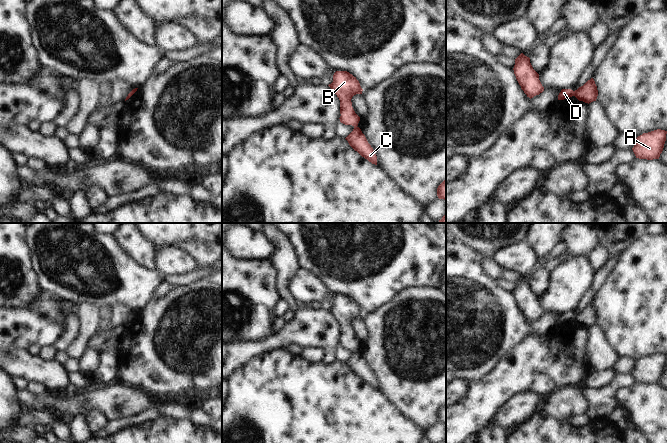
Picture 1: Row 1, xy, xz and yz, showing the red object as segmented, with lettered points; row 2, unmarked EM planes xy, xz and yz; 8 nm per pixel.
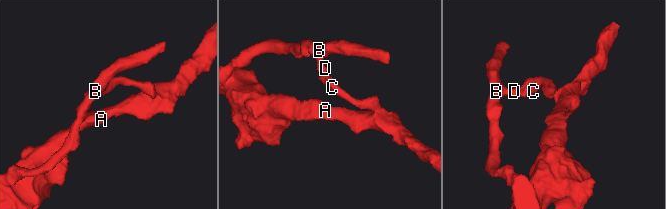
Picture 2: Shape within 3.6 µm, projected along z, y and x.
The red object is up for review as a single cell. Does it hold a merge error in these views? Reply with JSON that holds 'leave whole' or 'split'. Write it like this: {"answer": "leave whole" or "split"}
{"answer": "split"}

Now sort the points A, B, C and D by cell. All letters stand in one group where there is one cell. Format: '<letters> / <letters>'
A C / B D

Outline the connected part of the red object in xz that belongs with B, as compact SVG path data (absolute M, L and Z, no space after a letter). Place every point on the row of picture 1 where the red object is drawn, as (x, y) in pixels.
M336 71L333 82L328 86L340 100L340 122L357 127L360 117L355 113L351 99L356 94L362 94L359 81L347 71Z

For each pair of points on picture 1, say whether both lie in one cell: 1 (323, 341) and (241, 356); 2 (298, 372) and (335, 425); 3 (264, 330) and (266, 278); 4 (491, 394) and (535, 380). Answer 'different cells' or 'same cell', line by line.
1: same cell
2: same cell
3: same cell
4: same cell

